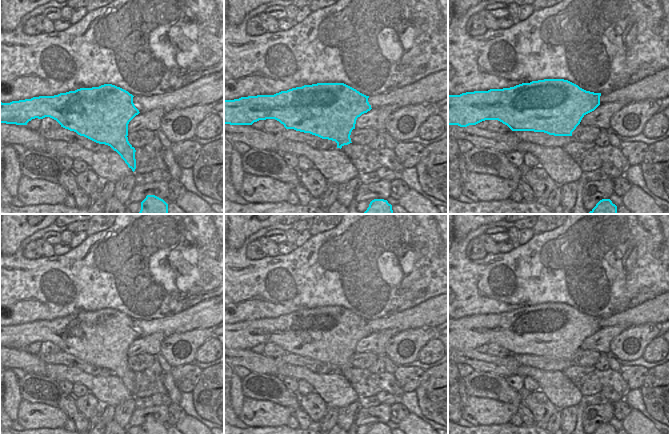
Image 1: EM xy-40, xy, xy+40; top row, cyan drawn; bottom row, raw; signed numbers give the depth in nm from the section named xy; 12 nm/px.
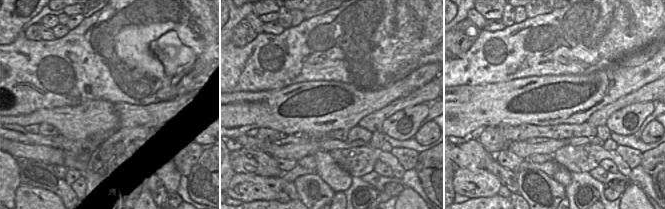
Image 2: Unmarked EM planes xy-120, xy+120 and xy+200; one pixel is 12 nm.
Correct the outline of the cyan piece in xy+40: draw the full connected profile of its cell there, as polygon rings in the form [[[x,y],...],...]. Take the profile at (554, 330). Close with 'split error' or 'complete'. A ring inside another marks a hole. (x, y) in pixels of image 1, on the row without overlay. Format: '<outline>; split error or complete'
[[[544,303],[510,312],[448,319],[448,349],[467,351],[485,344],[498,344],[512,355],[572,360],[582,342],[600,329],[600,320],[601,317],[586,315],[564,303]]]; complete

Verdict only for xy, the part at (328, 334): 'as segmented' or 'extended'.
as segmented

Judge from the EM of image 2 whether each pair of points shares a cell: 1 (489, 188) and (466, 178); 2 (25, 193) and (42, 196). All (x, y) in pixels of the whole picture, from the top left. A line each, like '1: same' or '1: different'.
1: same
2: same

